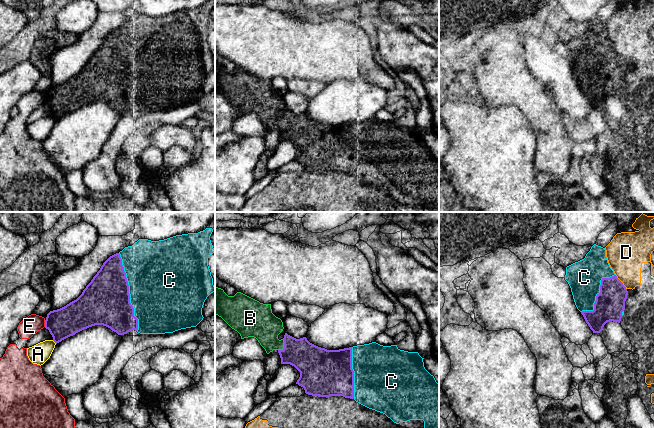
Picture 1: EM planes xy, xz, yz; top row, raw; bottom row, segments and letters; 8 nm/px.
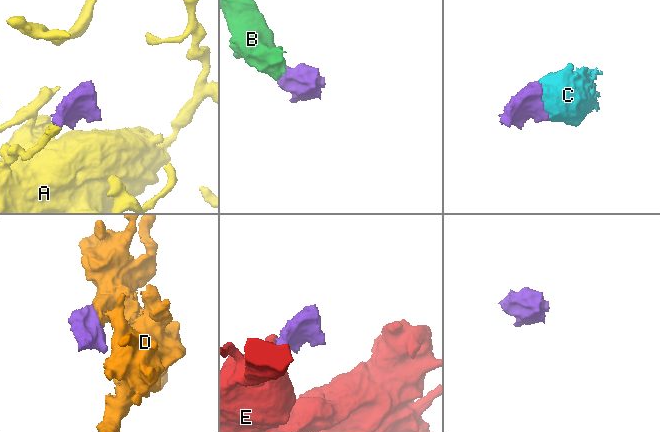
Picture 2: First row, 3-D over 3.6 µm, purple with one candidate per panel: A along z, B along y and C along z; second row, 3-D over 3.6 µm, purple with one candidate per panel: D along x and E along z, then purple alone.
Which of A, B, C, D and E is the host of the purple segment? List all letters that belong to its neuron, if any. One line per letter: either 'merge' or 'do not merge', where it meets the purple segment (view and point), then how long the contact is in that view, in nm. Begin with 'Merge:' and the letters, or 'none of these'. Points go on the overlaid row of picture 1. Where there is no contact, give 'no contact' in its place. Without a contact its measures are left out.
Merge: B, C
A: do not merge | xy (54, 341) | 50 nm
B: merge | xz (284, 346) | 100 nm
C: merge | xy (128, 292) | 650 nm
D: do not merge | yz (621, 282) | 160 nm
E: do not merge | xy (45, 323) | 60 nm

